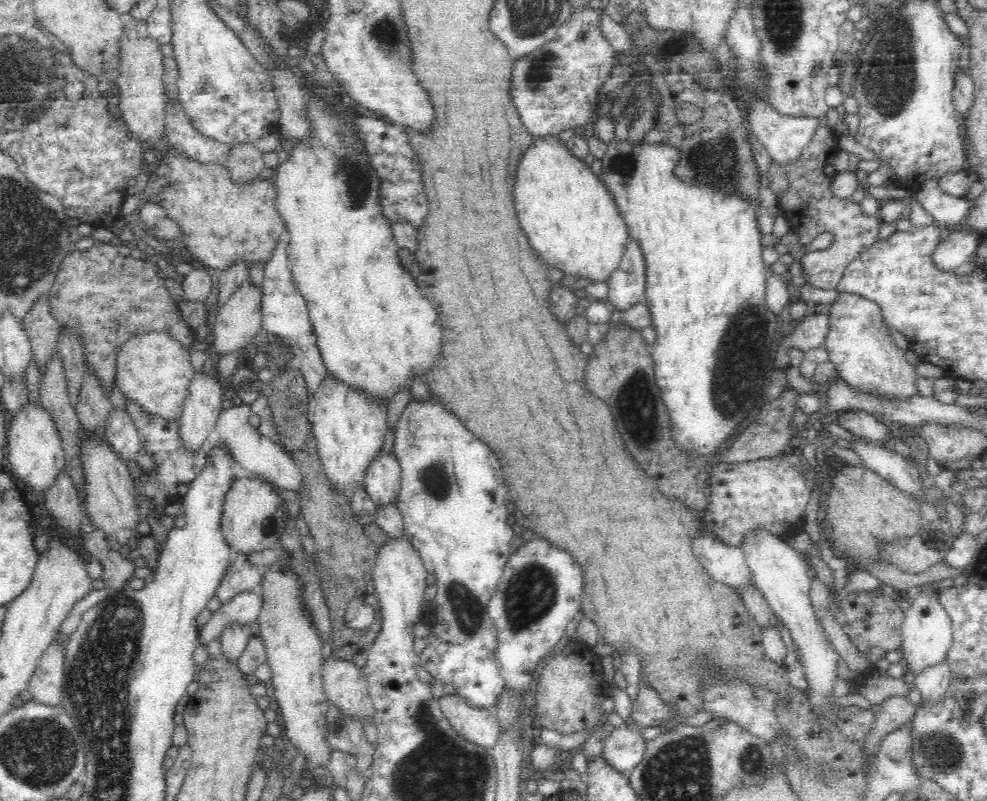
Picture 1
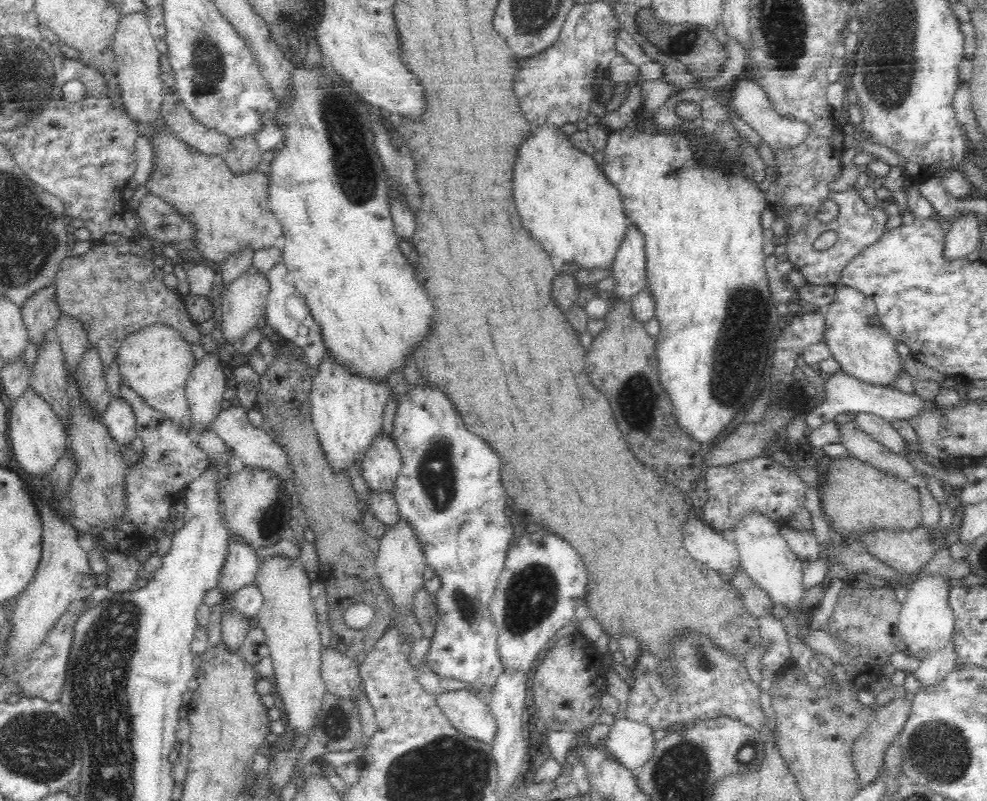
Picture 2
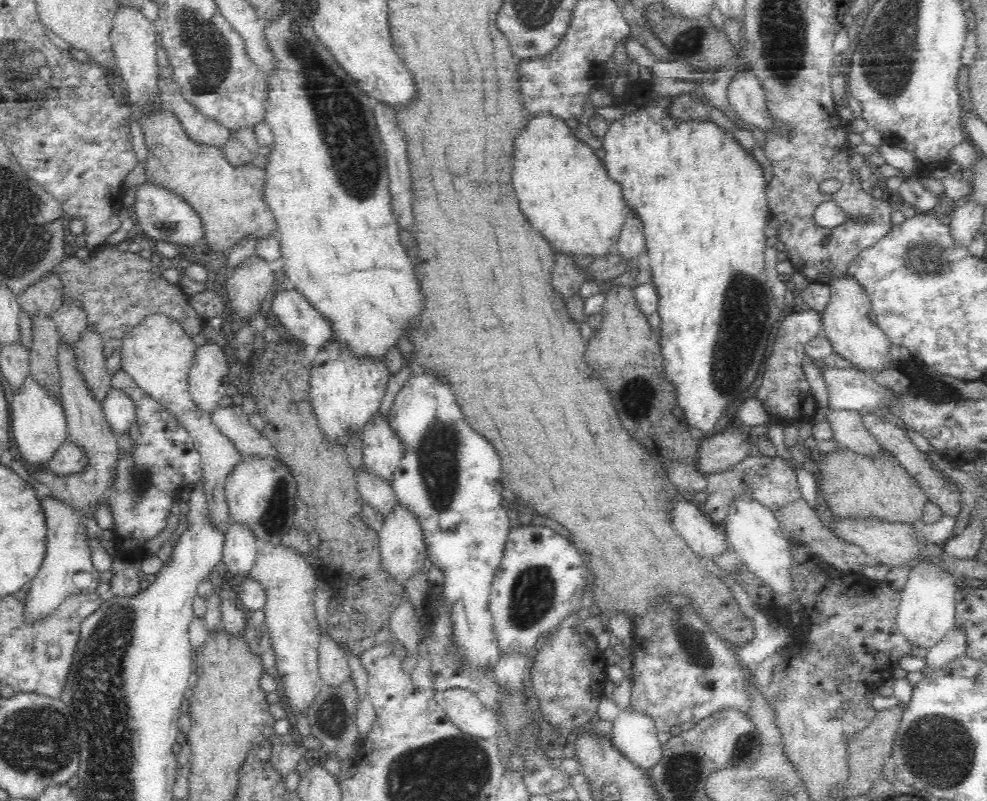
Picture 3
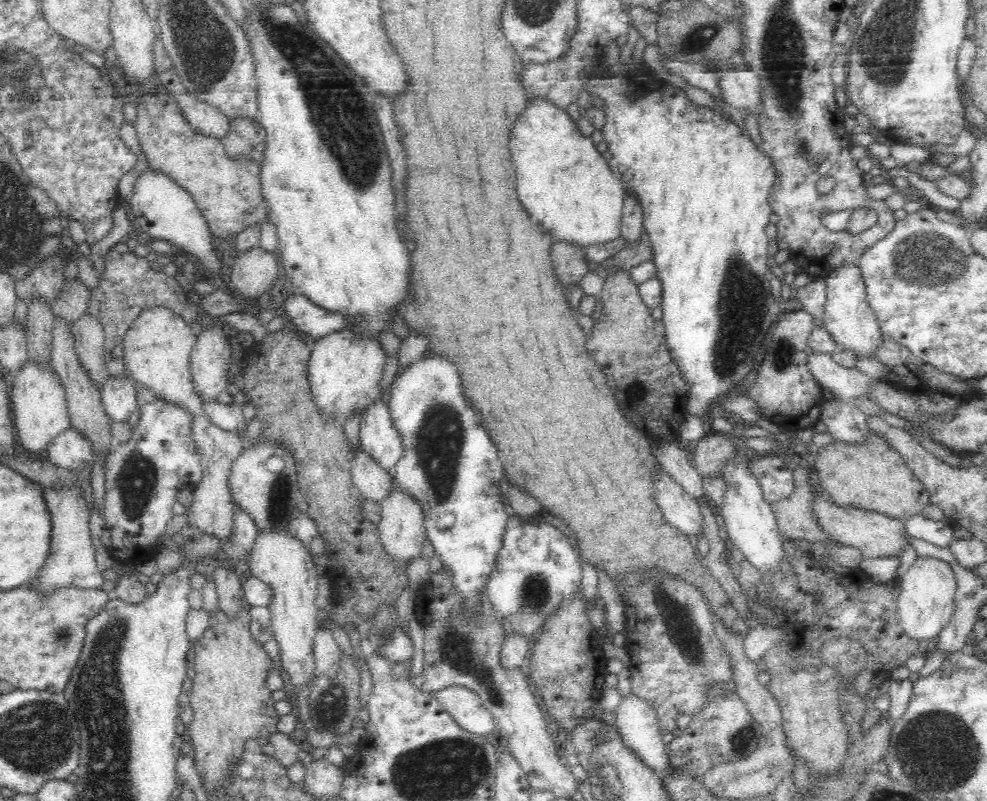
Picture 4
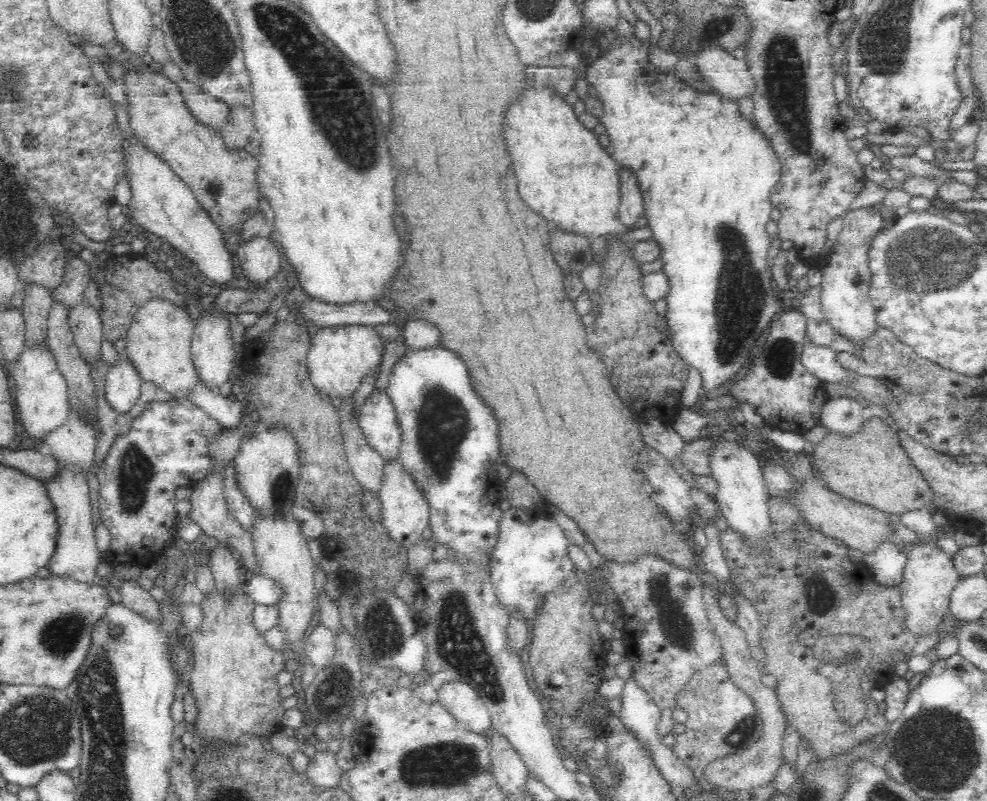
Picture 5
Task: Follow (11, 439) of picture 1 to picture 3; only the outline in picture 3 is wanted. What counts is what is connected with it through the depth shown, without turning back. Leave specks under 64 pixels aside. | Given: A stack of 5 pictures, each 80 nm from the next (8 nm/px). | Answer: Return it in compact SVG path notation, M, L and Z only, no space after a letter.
M28 379L14 392L13 402L10 404L10 428L12 437L18 445L19 453L31 468L45 468L54 453L67 439L66 417L63 403L56 403L48 395L48 391L38 381Z

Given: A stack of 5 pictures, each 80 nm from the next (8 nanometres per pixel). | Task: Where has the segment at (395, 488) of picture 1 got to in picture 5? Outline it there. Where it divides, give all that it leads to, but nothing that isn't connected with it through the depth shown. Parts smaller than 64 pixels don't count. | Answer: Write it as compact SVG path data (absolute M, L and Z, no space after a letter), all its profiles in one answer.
M386 390L372 391L360 410L358 421L366 443L384 459L384 464L397 460L401 430Z

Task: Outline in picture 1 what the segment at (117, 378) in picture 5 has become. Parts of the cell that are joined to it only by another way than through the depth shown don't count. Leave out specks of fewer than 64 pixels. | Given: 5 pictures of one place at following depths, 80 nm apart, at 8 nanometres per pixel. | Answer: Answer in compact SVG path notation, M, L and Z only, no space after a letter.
M116 408L112 410L105 424L104 439L124 463L136 462L142 446L136 425L128 412Z

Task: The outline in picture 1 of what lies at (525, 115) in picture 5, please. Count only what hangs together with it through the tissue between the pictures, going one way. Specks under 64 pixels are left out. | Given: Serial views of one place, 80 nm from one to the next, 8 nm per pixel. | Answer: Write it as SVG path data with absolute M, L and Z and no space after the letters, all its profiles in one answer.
M558 135L534 139L530 148L522 154L516 174L514 202L520 226L526 232L530 246L538 256L544 258L544 262L550 264L550 268L570 277L588 279L590 283L608 282L624 256L625 244L630 240L626 223L614 205L612 193L604 189L601 179L596 177L585 162L570 154L565 144L558 139Z

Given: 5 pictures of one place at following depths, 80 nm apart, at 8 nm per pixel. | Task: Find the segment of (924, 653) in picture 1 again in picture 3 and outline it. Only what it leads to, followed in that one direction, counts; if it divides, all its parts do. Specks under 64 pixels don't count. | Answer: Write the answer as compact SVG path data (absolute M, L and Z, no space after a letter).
M933 560L919 561L910 570L897 608L897 625L899 632L913 645L915 651L923 654L942 642L946 634L954 629L956 578L941 570Z

